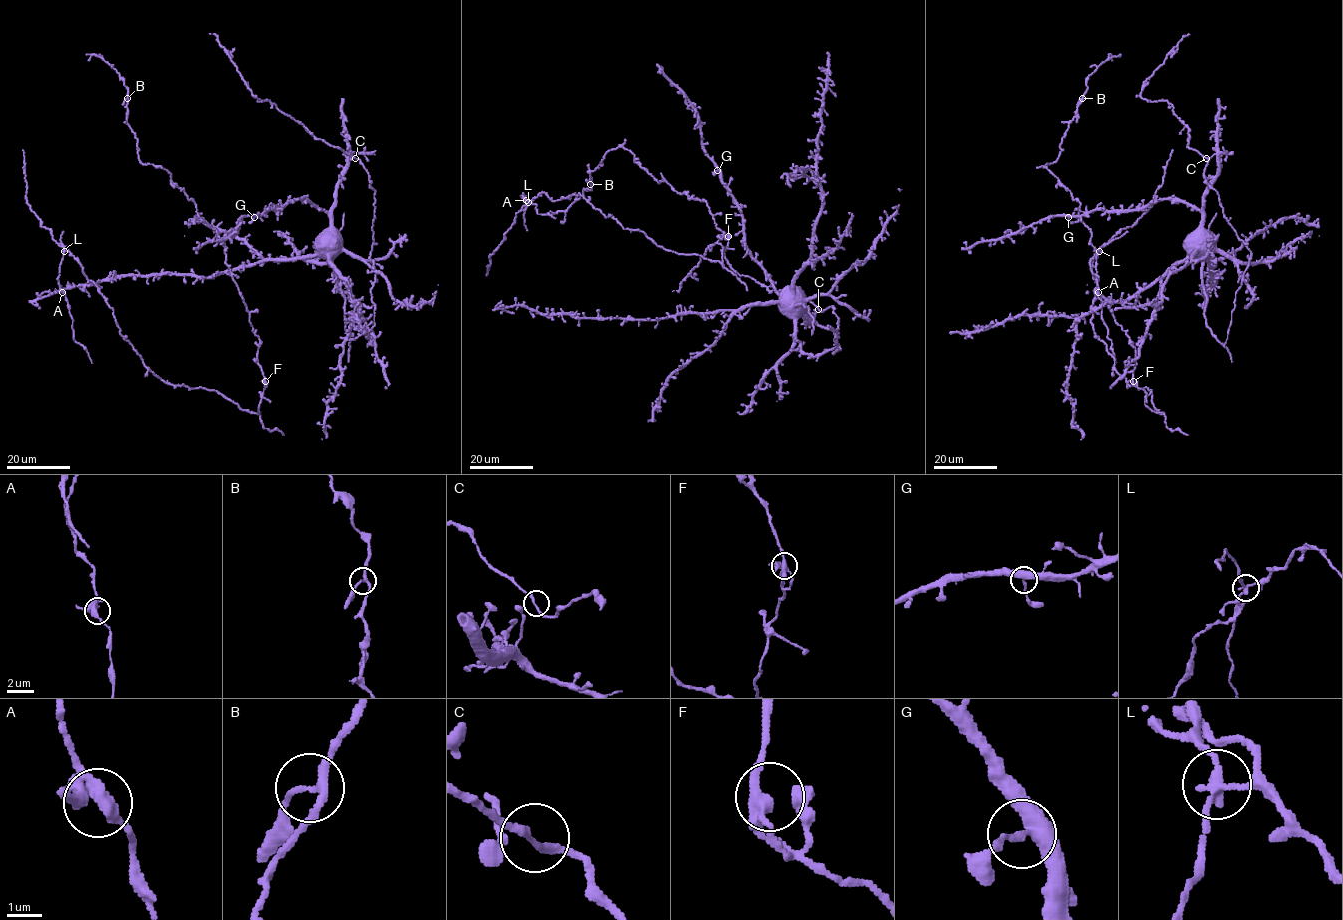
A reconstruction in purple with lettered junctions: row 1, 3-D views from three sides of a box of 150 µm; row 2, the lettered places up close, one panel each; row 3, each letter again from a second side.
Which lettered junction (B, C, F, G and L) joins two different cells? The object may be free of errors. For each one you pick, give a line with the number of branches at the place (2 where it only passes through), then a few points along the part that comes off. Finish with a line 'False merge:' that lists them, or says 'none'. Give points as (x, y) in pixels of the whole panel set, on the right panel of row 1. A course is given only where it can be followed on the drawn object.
L: Branches: 3. Course of the part to remove: (1099, 251), (1091, 272), (1101, 297), (1101, 315), (1111, 340), (1115, 363)
False merge: L

